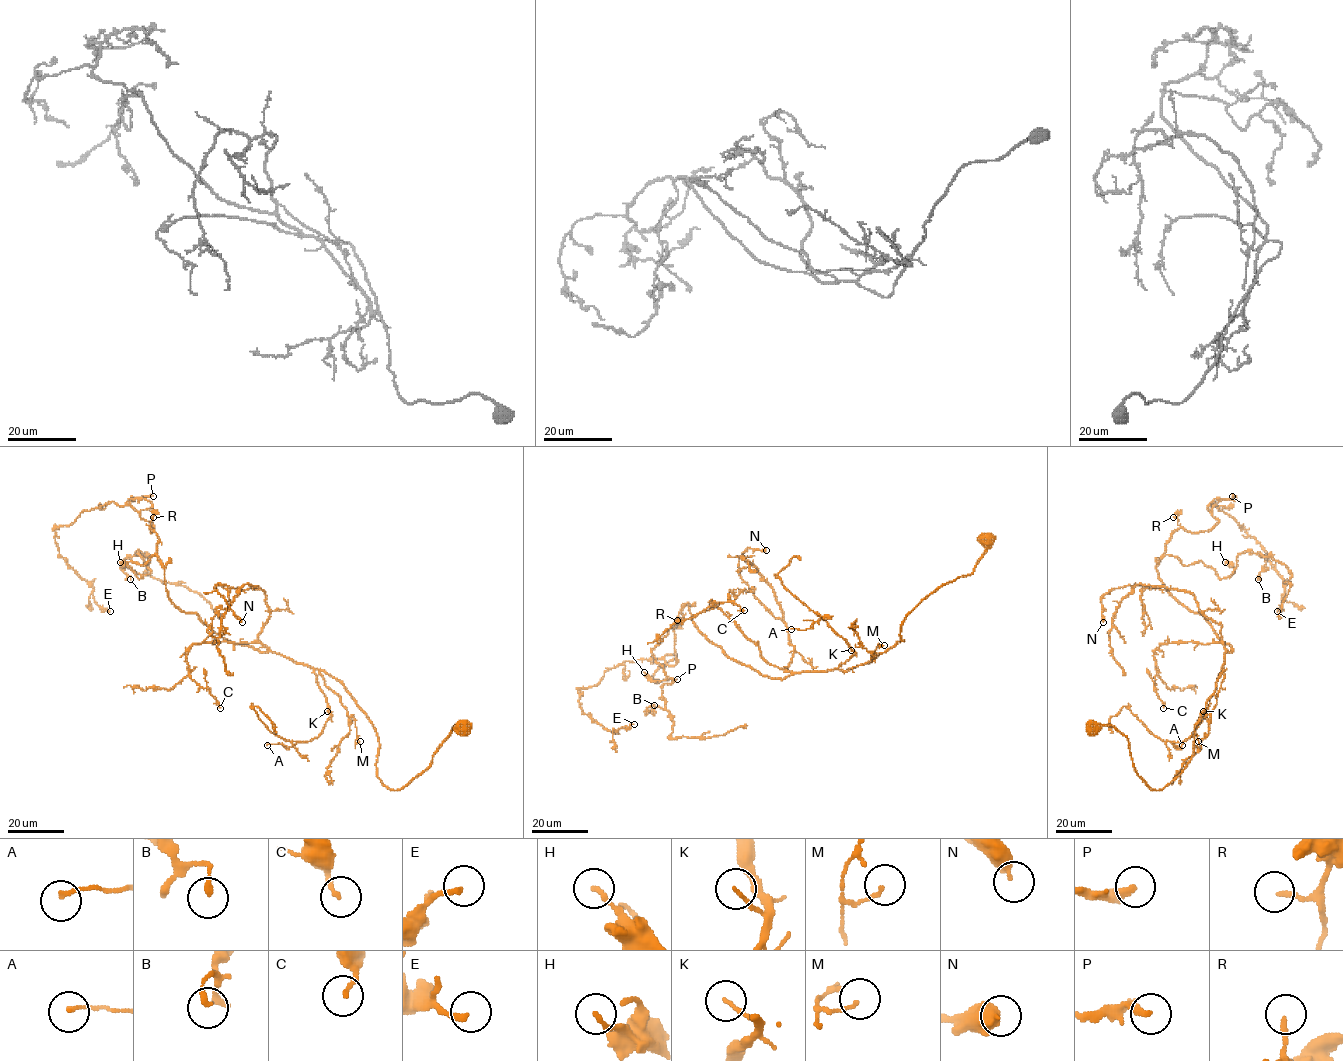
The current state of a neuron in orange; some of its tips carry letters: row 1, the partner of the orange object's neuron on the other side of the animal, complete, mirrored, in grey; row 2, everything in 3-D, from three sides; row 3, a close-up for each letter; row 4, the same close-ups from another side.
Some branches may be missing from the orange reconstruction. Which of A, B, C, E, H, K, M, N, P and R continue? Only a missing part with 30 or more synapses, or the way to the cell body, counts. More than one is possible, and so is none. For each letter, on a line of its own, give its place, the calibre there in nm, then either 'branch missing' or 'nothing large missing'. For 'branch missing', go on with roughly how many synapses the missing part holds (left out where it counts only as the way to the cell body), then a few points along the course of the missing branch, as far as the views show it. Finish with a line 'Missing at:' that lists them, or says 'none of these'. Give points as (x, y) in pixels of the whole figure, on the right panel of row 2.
A: place (1182, 745); calibre 130 nm; nothing large missing
B: place (1258, 579); calibre 200 nm; nothing large missing
C: place (1163, 708); calibre 150 nm; nothing large missing
E: place (1277, 611); calibre 200 nm; nothing large missing
H: place (1225, 562); calibre 180 nm; nothing large missing
K: place (1203, 711); calibre 130 nm; nothing large missing
M: place (1198, 741); calibre 100 nm; nothing large missing
N: place (1103, 622); calibre 360 nm; nothing large missing
P: place (1232, 496); calibre 280 nm; branch missing; 35 synapses; course (1232, 496), (1239, 497), (1254, 516), (1248, 516), (1242, 524)
R: place (1173, 517); calibre 170 nm; nothing large missing
Missing at: P

